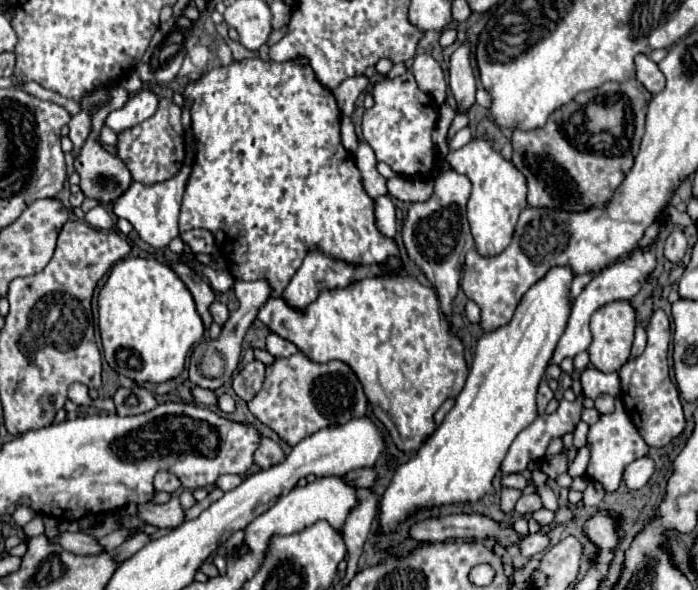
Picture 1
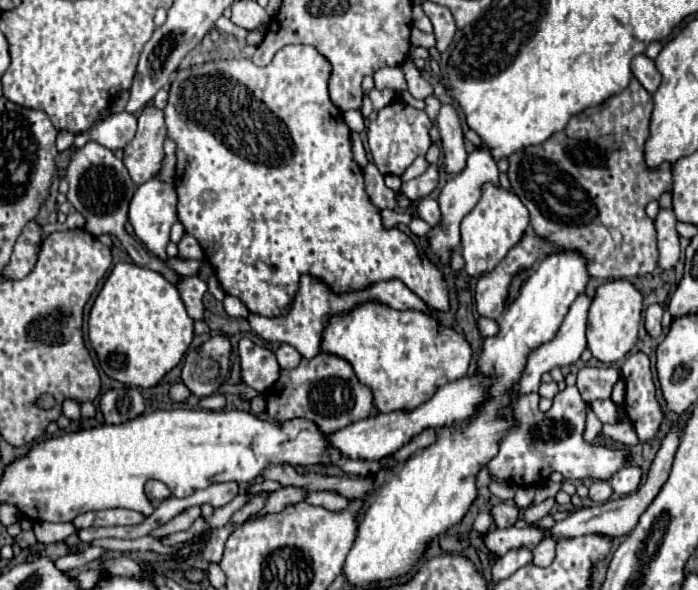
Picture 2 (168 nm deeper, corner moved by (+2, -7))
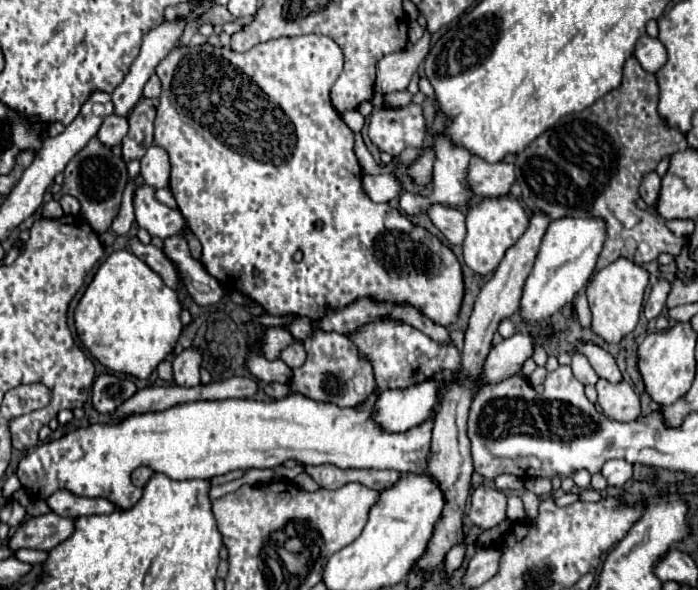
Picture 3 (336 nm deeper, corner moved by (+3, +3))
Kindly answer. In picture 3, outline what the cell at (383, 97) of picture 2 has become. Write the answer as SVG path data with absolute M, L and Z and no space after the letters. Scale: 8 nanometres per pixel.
M425 33L413 49L405 49L399 53L385 55L377 63L377 81L375 91L381 91L383 95L403 91L407 89L411 75L417 71L419 63L427 57L431 47L431 33Z

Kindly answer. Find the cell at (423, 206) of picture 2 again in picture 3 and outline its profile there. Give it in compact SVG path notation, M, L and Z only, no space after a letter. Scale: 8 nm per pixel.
M431 205L429 207L429 219L441 233L449 239L453 245L461 245L465 239L465 215L455 209L455 207L445 207L445 205Z

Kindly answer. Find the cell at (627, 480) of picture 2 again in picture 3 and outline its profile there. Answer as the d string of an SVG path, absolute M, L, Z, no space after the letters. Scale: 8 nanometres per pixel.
M611 459L603 465L603 477L613 487L623 487L633 477L633 465L625 459Z

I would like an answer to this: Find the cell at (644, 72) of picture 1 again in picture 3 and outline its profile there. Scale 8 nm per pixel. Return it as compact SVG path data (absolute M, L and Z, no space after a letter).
M643 35L637 45L635 45L635 59L641 63L641 67L649 73L657 73L665 61L667 61L667 51L661 45L659 39L653 39L649 35Z

